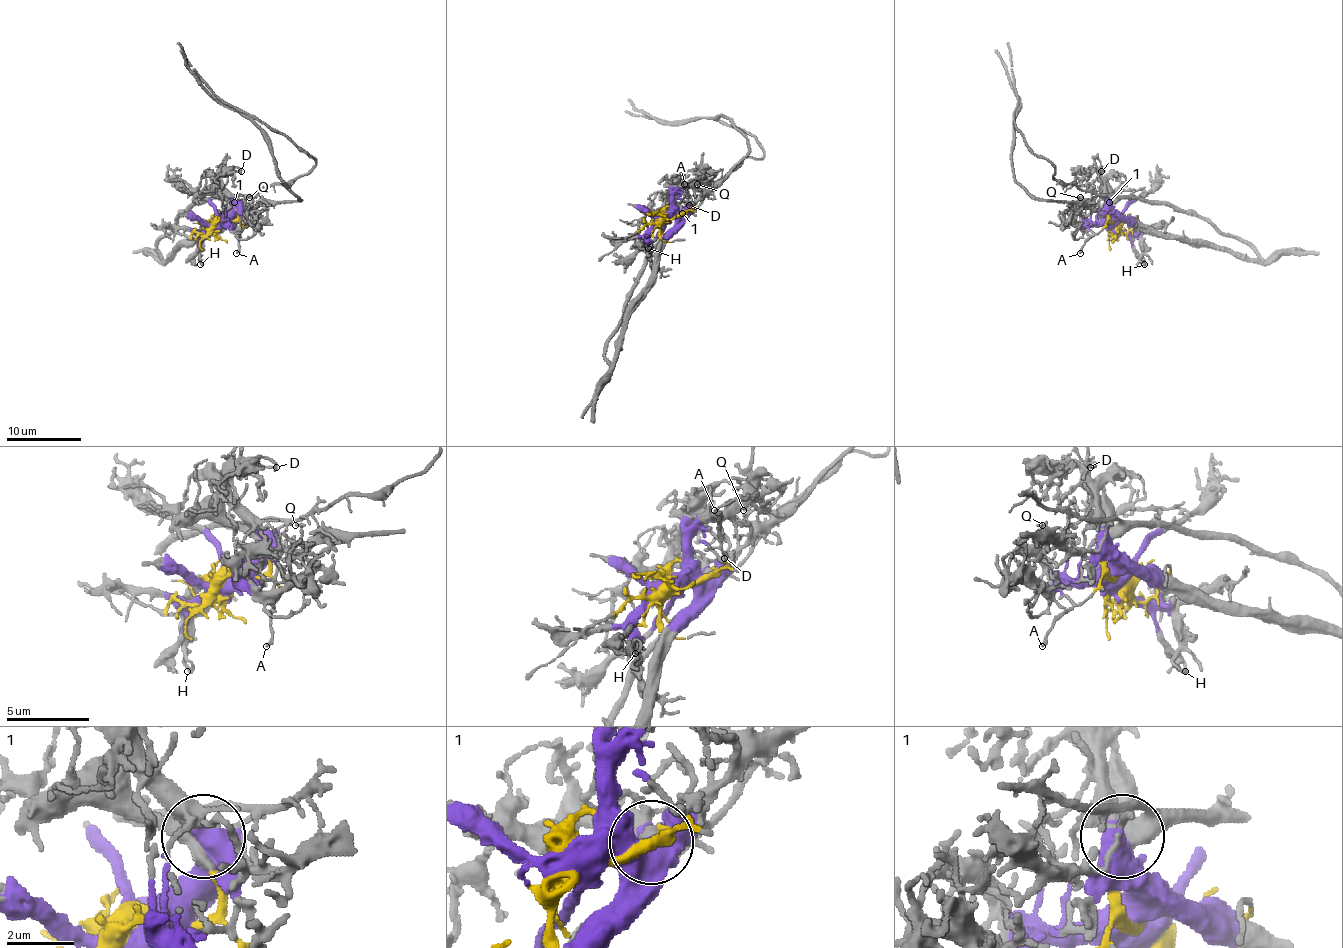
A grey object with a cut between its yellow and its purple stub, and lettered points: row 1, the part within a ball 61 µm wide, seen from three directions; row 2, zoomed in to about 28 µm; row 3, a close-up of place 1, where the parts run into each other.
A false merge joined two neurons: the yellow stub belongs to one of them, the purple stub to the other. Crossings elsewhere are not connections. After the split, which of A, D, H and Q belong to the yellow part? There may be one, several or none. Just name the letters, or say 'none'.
none

